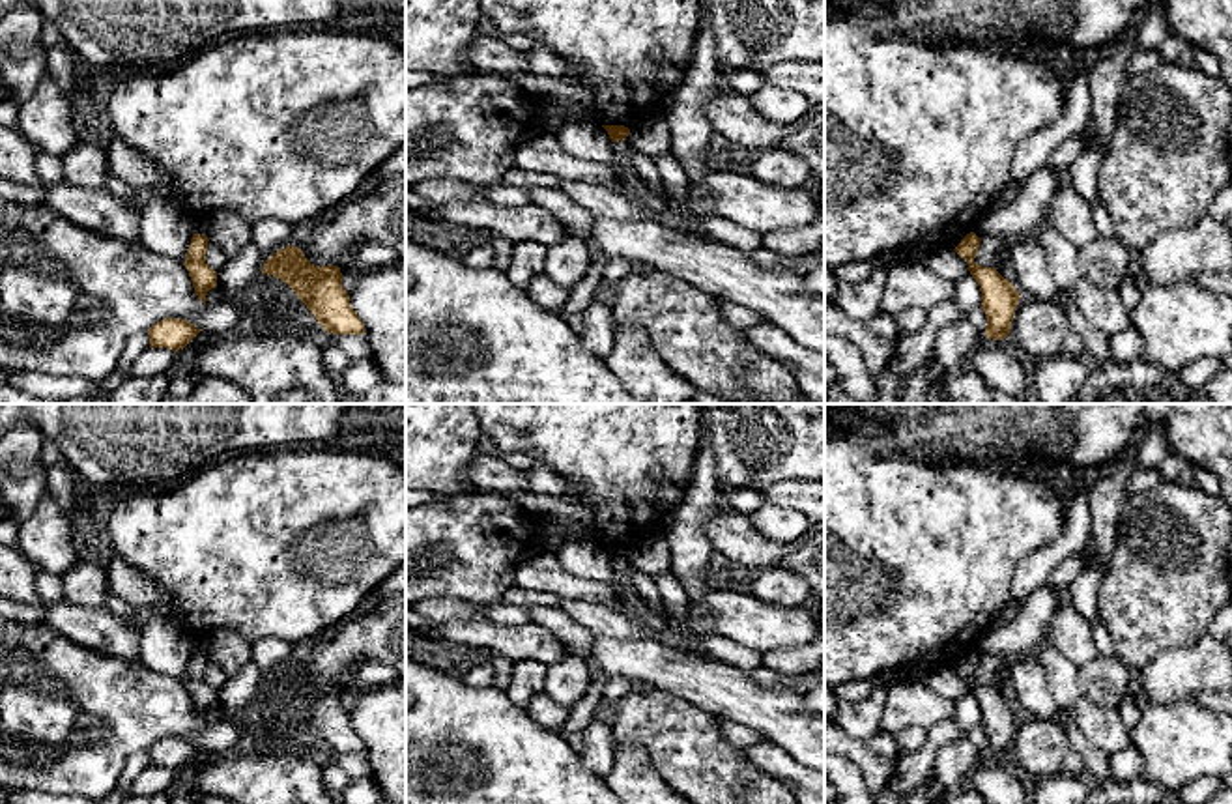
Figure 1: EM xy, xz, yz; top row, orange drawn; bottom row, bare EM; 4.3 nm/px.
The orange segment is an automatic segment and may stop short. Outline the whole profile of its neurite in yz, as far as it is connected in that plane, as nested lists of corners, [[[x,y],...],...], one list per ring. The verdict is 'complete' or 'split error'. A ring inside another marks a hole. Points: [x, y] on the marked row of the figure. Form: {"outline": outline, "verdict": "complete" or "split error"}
{"outline": [[[970,232],[953,251],[968,262],[968,271],[980,286],[981,309],[987,318],[985,338],[1002,340],[1010,335],[1021,295],[995,267],[981,267],[974,262],[980,241],[981,239]]], "verdict": "complete"}

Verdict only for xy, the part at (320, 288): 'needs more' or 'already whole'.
already whole

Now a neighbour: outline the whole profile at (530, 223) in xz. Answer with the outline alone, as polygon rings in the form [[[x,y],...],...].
[[[436,204],[428,208],[426,213],[452,226],[488,230],[510,243],[535,241],[550,247],[566,236],[563,224],[537,204],[522,208],[501,208],[495,204]]]

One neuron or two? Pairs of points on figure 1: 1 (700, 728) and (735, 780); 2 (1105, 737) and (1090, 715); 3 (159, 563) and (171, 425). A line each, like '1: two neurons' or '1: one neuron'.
1: one neuron
2: one neuron
3: two neurons

